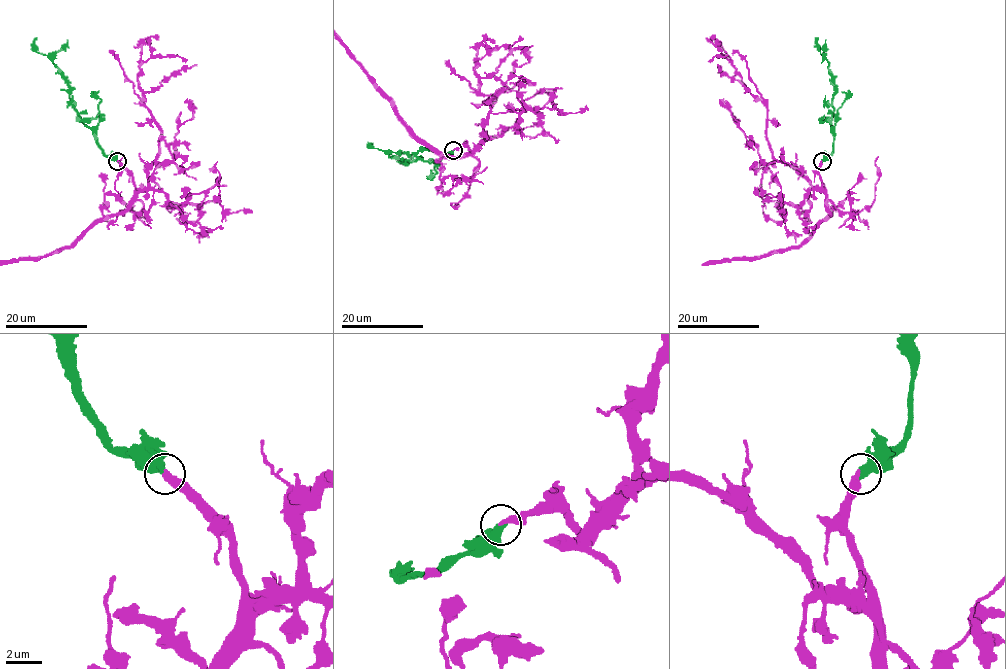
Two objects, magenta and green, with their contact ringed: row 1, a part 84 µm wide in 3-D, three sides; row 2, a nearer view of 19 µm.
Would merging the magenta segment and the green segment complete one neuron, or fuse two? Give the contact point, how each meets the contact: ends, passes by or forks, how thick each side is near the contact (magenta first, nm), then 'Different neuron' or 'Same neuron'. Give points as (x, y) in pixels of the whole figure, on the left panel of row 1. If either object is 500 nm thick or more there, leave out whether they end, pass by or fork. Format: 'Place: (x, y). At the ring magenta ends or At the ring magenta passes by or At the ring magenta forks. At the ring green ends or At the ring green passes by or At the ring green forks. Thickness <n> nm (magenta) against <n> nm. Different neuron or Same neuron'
Place: (117, 161). At the ring magenta ends. At the ring green ends. Thickness 340 nm (magenta) against 440 nm. Same neuron

